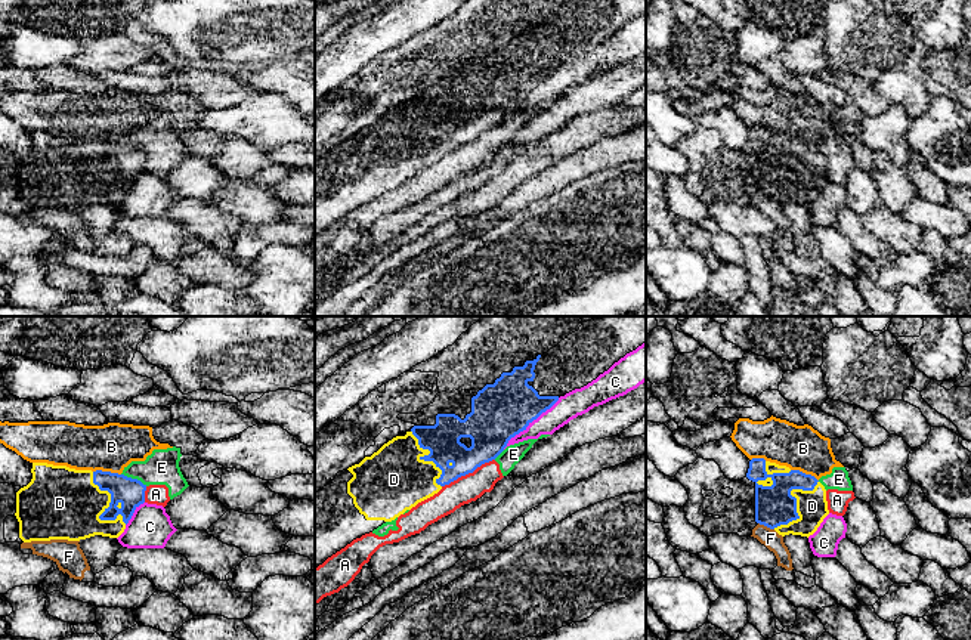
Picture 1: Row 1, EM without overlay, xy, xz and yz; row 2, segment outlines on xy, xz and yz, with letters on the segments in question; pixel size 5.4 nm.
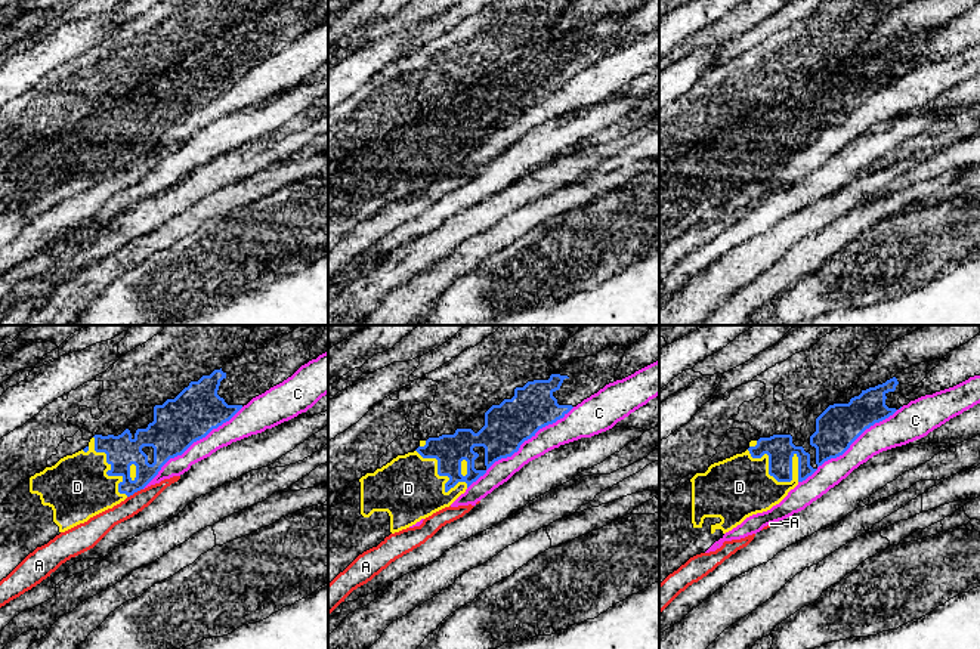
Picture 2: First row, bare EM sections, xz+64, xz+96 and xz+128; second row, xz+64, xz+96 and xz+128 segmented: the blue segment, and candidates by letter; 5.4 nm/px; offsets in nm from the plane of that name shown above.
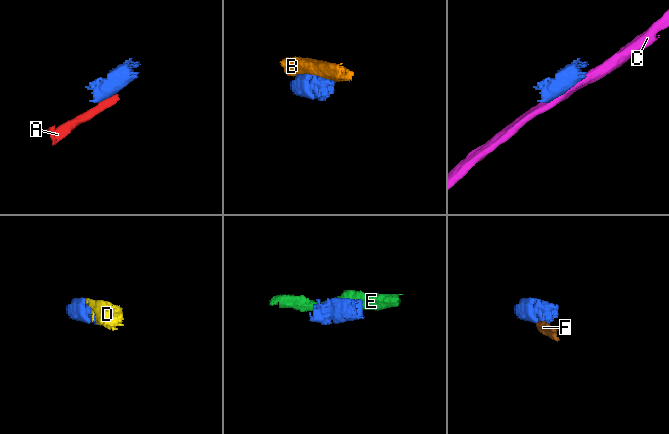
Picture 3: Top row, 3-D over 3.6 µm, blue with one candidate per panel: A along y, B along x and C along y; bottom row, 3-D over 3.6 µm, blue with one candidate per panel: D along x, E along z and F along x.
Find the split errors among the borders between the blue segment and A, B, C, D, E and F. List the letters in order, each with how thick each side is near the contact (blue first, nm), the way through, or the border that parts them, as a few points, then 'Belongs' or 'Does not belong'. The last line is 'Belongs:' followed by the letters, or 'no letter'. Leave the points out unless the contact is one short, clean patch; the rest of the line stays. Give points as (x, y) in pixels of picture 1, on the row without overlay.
A: Thickness 220 nm (blue) against 150 nm. Boundary: xz (494, 127), (442, 155). Does not belong
B: Thickness 160 nm (blue) against 260 nm. Does not belong
C: Thickness 320 nm (blue) against 140 nm. Does not belong
D: Thickness 160 nm (blue) against 400 nm. Belongs
E: Thickness 160 nm (blue) against 190 nm. Does not belong
F: Thickness 220 nm (blue) against 100 nm. Boundary: yz (758, 191), (773, 198). Does not belong
Belongs: D

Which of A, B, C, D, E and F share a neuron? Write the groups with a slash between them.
A E / B / C / D / F

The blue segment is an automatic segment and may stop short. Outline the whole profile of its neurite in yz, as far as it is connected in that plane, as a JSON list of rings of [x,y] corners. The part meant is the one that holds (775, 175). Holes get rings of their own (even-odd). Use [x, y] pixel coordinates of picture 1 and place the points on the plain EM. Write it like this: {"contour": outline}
{"contour": [[[752,127],[746,146],[755,152],[755,191],[779,204],[813,204],[829,183],[826,158],[811,143]]]}

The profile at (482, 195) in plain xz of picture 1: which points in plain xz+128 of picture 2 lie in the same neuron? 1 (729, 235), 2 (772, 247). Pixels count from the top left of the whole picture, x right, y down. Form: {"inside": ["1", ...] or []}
{"inside": ["2"]}

